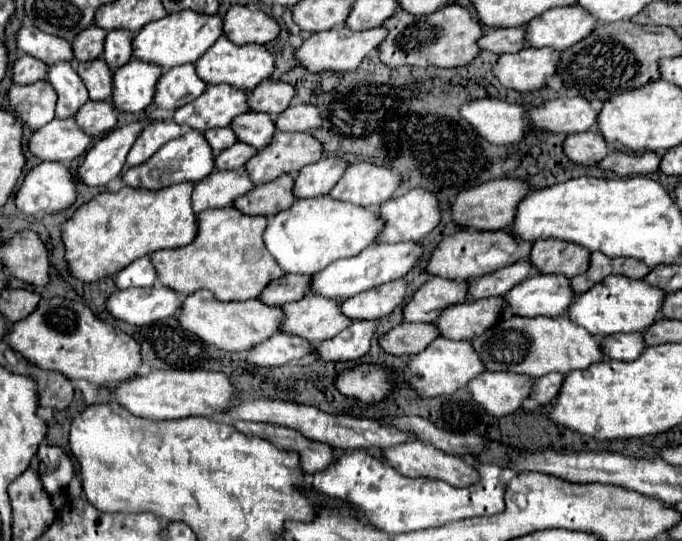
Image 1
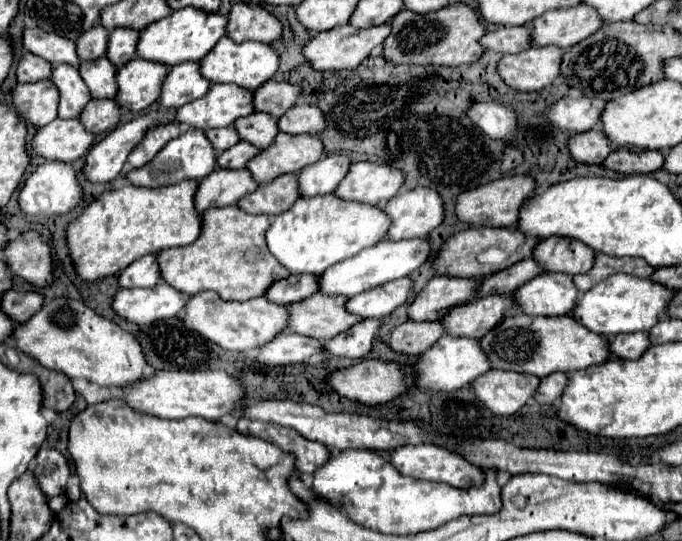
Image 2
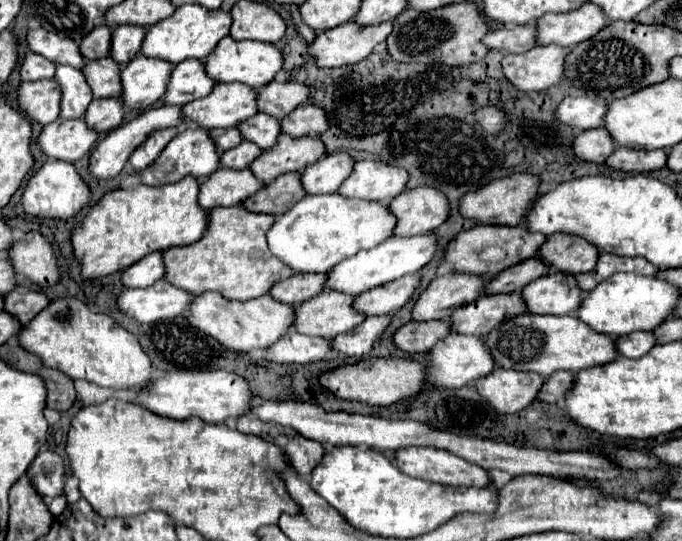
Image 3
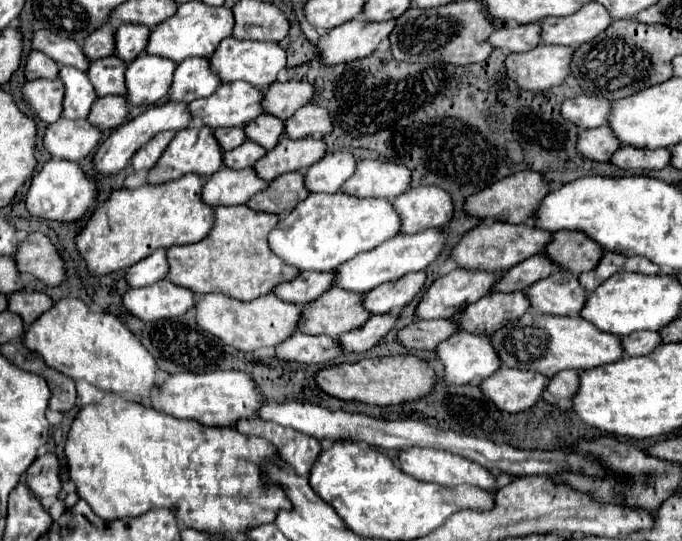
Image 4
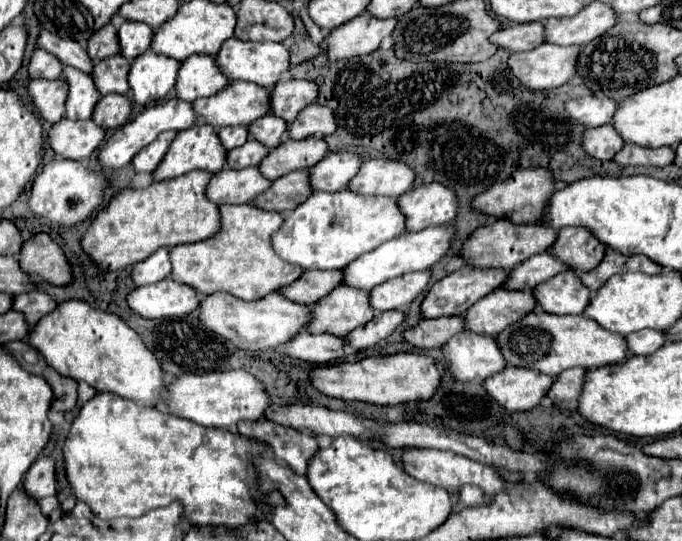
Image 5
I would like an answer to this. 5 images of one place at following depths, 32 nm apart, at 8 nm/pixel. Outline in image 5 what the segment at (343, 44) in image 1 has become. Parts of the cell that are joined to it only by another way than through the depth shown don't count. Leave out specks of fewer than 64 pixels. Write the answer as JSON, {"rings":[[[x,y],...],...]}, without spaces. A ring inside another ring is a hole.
{"rings":[[[360,14],[350,22],[334,28],[324,38],[328,60],[338,62],[338,60],[348,60],[374,52],[378,44],[392,34],[396,22],[398,22],[396,18],[374,20],[372,16]]]}

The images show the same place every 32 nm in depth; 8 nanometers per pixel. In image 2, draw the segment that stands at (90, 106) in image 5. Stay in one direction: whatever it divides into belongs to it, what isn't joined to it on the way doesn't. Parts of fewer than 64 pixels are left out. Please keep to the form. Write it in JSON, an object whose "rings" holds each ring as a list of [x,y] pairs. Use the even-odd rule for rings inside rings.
{"rings":[[[58,64],[52,68],[50,80],[60,92],[58,118],[78,118],[82,108],[90,102],[90,92],[78,70],[70,64]]]}

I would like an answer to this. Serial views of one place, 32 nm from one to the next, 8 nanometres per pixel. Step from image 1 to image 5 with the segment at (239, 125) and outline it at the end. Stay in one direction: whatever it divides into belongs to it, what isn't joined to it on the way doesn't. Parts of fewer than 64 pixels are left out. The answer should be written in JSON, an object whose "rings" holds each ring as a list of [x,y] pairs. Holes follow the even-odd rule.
{"rings":[[[266,114],[248,126],[248,134],[250,134],[250,138],[258,140],[266,148],[276,148],[284,138],[286,128],[288,128],[288,124],[282,118],[274,116],[274,114]]]}

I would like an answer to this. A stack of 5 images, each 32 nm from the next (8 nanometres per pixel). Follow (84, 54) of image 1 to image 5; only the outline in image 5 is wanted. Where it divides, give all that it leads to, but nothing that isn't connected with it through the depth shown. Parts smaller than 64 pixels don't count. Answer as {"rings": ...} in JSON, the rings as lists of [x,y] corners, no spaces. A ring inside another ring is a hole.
{"rings":[[[106,24],[98,32],[94,32],[88,40],[88,56],[92,60],[102,60],[106,56],[116,56],[118,54],[118,36],[116,28],[112,24]]]}

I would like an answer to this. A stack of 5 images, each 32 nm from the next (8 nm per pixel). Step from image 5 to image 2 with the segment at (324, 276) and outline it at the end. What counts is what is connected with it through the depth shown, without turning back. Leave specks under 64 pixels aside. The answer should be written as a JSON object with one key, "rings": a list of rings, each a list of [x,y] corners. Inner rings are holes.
{"rings":[[[288,276],[284,280],[274,282],[264,296],[274,304],[292,304],[304,300],[316,292],[316,278],[318,276]]]}

